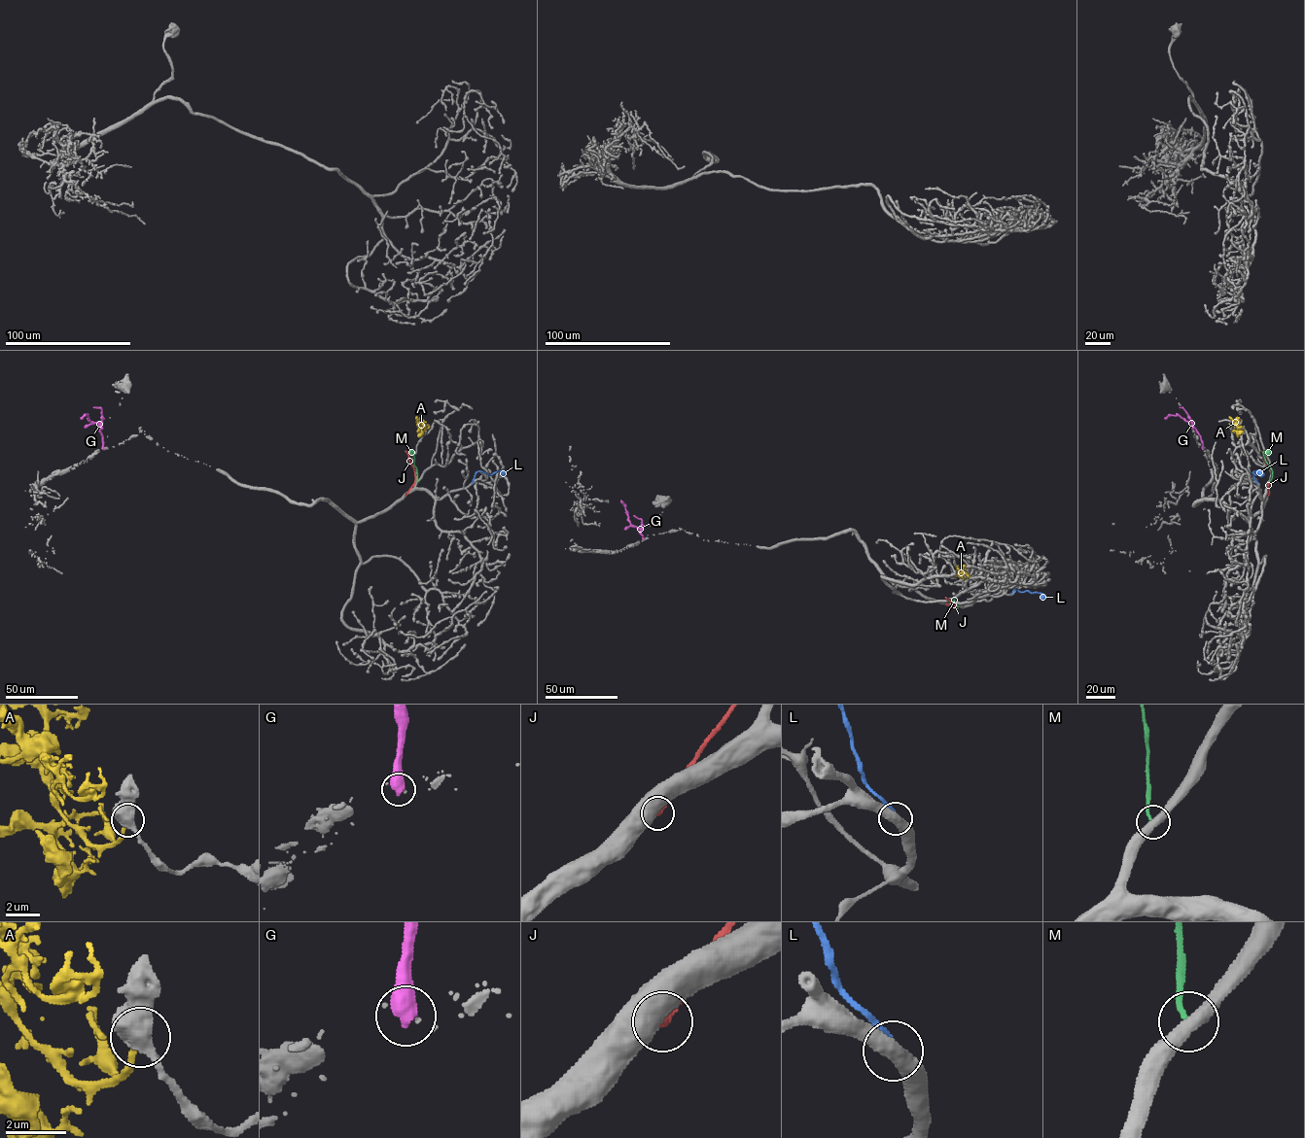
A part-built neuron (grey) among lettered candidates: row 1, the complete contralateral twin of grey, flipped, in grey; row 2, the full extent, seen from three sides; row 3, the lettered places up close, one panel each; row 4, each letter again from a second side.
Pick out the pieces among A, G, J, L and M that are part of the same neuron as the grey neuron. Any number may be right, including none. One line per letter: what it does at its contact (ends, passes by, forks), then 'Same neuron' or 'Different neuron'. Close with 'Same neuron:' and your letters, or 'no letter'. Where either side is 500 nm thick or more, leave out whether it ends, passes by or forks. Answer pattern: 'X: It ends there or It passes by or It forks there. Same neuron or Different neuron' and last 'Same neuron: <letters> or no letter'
A: It ends there. Different neuron
G: Different neuron
J: Different neuron
L: Different neuron
M: It ends there. Different neuron
Same neuron: no letter

